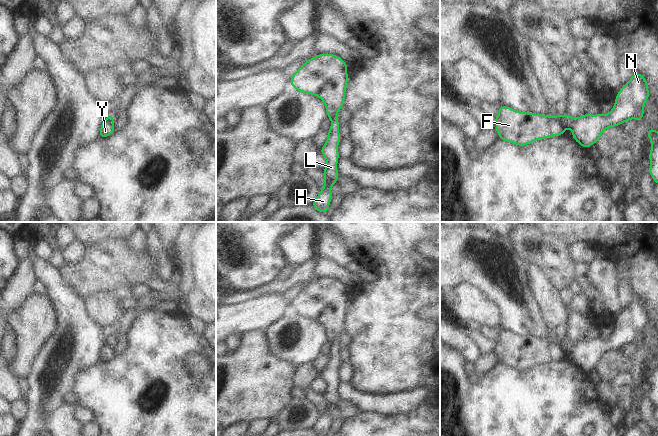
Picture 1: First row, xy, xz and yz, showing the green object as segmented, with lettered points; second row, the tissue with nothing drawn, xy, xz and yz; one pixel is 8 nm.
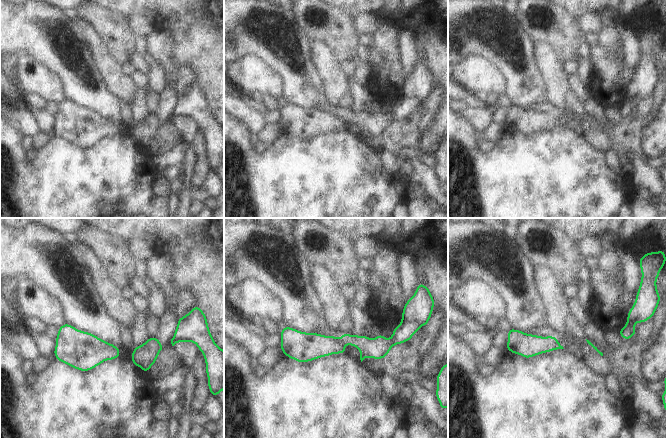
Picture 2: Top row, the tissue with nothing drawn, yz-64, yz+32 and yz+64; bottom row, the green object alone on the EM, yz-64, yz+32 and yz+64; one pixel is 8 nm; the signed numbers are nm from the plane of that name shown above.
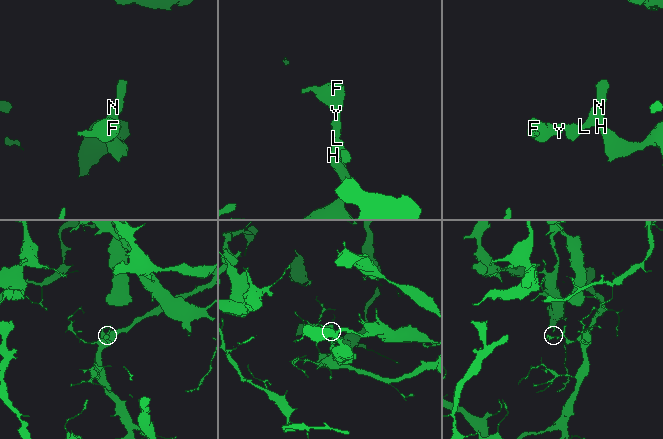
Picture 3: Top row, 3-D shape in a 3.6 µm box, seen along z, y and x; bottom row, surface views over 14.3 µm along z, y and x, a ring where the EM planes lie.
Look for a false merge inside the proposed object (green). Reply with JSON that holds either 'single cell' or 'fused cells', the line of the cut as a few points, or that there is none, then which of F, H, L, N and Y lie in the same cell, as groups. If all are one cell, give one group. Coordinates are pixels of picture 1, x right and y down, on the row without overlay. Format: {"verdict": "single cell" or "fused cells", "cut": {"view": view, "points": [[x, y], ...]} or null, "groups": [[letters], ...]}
{"verdict": "fused cells", "cut": {"view": "yz", "points": [[555, 340], [565, 352]]}, "groups": [["F", "Y"], ["H", "L", "N"]]}

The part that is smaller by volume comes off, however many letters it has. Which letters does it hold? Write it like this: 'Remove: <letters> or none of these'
Remove: F, Y

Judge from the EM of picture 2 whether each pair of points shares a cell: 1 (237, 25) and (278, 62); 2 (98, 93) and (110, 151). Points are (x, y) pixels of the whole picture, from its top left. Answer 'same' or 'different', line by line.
1: same
2: different

